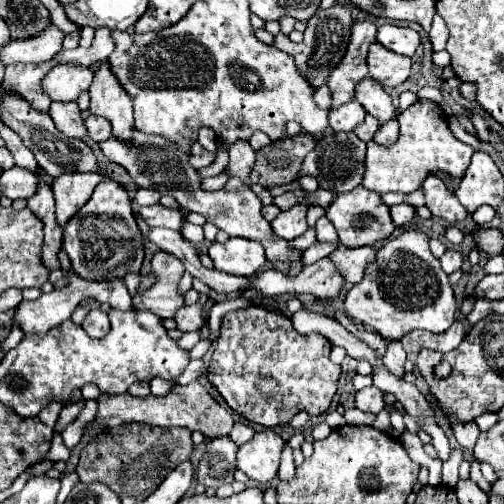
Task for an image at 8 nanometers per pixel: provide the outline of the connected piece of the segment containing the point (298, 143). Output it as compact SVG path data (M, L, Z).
M296 134L292 138L276 140L256 154L256 166L252 168L252 182L262 186L290 184L300 172L300 164L308 152L316 146L314 136Z

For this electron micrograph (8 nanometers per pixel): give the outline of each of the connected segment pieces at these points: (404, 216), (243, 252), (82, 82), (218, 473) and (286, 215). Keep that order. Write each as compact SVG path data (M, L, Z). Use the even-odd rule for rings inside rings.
M398 204L398 206L392 206L392 208L390 208L390 214L392 214L394 224L396 224L398 228L402 228L402 226L406 226L406 224L412 222L412 218L414 218L414 208L408 206L408 204Z
M230 238L224 244L214 242L208 254L214 260L216 270L236 276L252 276L266 264L264 248L258 242L246 238Z
M60 64L48 72L42 86L52 100L66 102L76 100L82 90L88 90L92 84L92 70L80 64Z
M218 436L208 440L208 448L196 468L196 478L204 486L212 486L214 480L232 482L236 470L238 446L228 436Z
M296 204L294 208L286 210L286 212L280 212L270 224L272 224L272 232L278 236L278 238L284 238L284 240L294 240L296 236L304 234L308 230L308 222L306 222L306 206L302 204Z

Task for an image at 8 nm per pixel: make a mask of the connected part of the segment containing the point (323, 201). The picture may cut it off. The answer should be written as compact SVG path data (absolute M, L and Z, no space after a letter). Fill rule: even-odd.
M316 190L316 192L308 192L308 198L312 200L314 206L326 208L330 204L330 200L334 198L334 194L330 190Z

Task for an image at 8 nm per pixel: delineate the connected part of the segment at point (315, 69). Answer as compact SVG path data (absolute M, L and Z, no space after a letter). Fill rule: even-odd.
M334 4L330 6L328 10L320 10L316 12L310 20L308 20L308 28L304 32L304 42L300 44L294 44L290 42L288 36L284 34L276 34L274 36L274 46L286 54L292 54L294 60L296 60L296 66L298 66L298 72L314 86L314 88L320 88L330 70L338 66L338 62L342 60L344 52L346 52L346 46L348 46L348 40L350 40L350 30L352 30L352 16L350 16L350 10L346 6L340 6L340 4Z

